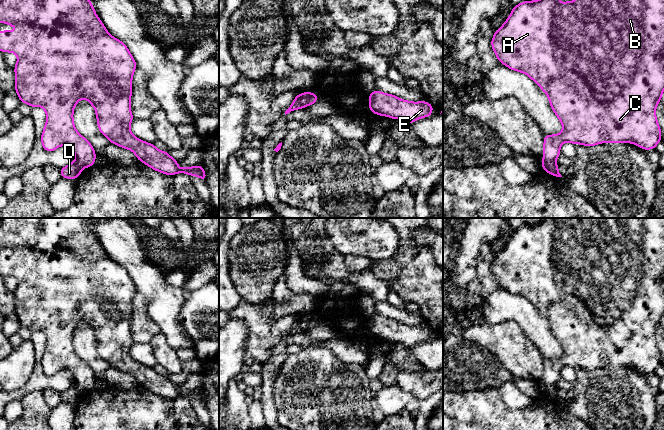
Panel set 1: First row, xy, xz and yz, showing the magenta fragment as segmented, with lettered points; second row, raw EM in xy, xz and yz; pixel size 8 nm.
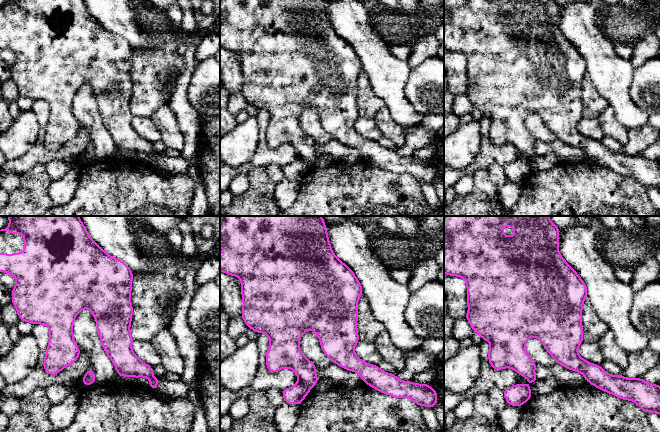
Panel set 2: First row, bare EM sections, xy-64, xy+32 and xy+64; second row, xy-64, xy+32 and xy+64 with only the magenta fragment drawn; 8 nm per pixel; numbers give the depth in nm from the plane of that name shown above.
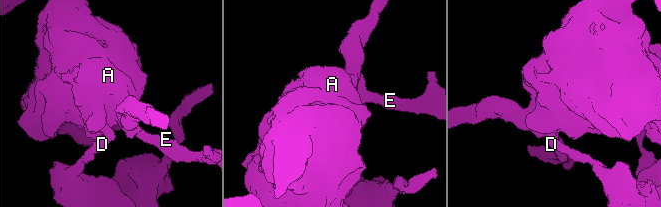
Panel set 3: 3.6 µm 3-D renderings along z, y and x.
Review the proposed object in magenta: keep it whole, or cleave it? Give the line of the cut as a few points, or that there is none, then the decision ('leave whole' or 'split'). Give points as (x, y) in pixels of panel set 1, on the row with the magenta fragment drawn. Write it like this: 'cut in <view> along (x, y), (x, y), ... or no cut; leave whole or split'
cut in yz along (555, 161), (542, 163); split

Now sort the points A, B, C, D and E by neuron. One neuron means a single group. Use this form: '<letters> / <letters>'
A B C E / D

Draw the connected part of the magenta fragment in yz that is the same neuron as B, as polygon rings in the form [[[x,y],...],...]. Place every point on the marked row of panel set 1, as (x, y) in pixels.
[[[559,0],[524,1],[518,4],[517,6],[513,7],[513,10],[508,19],[504,22],[504,24],[501,26],[499,30],[495,31],[493,39],[491,41],[491,46],[500,63],[506,65],[511,70],[519,71],[528,75],[546,93],[553,112],[556,114],[556,116],[559,118],[560,122],[563,125],[563,130],[559,134],[544,135],[544,157],[541,163],[556,162],[557,157],[560,155],[560,148],[563,142],[583,144],[588,147],[604,142],[626,142],[633,143],[642,149],[650,150],[655,149],[655,146],[662,140],[662,132],[659,127],[655,111],[657,104],[661,102],[661,96],[664,91],[664,0],[575,0],[573,3],[570,0],[568,0],[566,3],[560,3]]]

